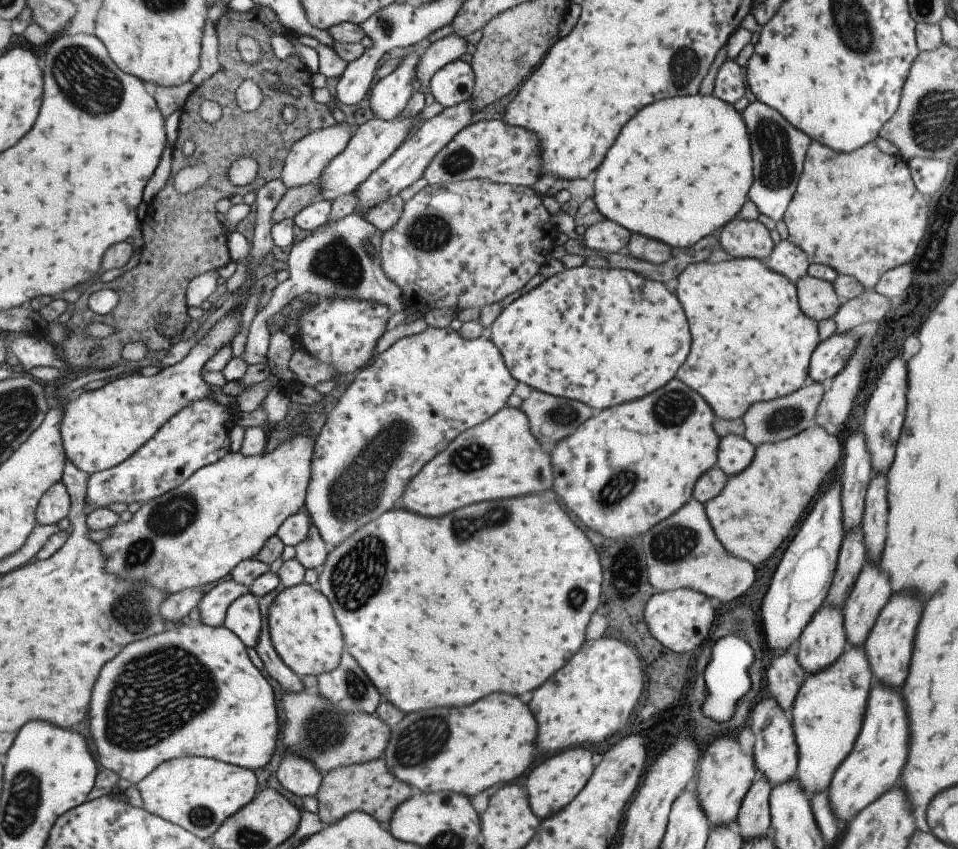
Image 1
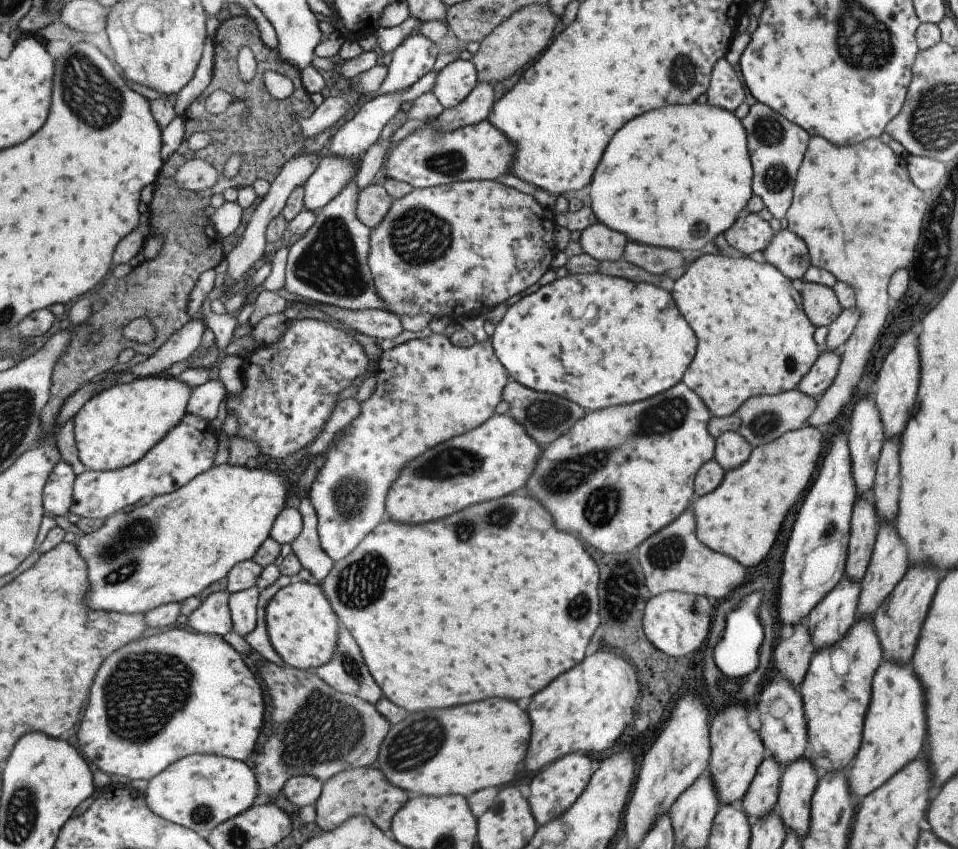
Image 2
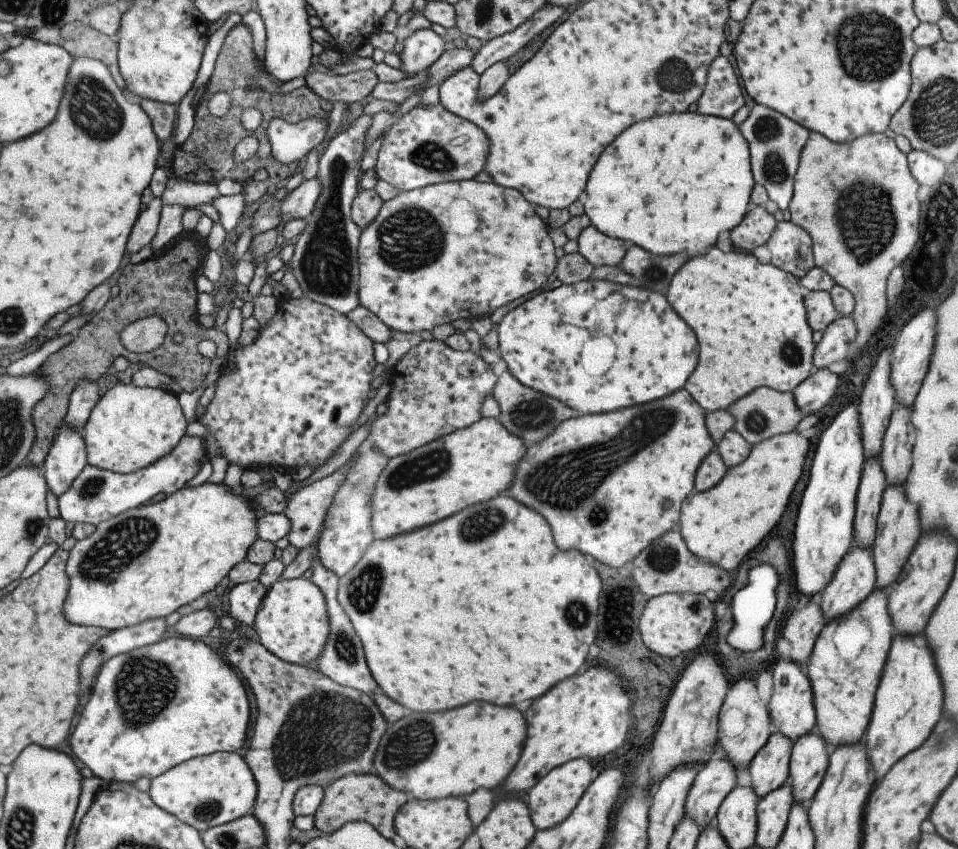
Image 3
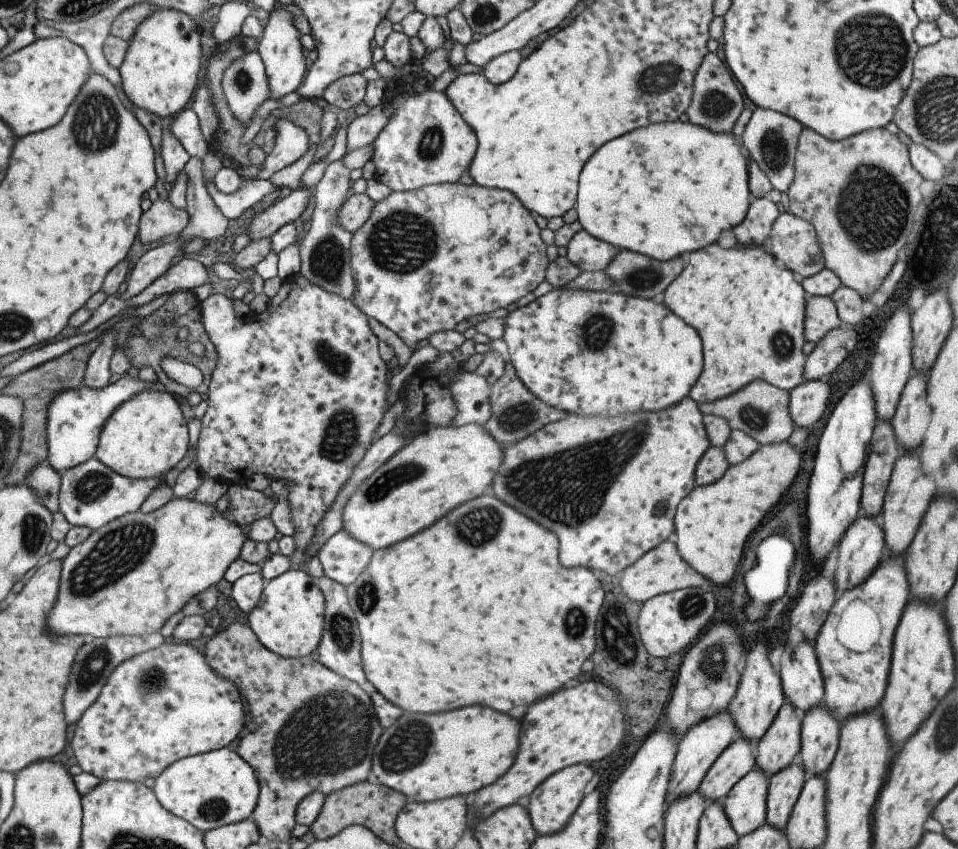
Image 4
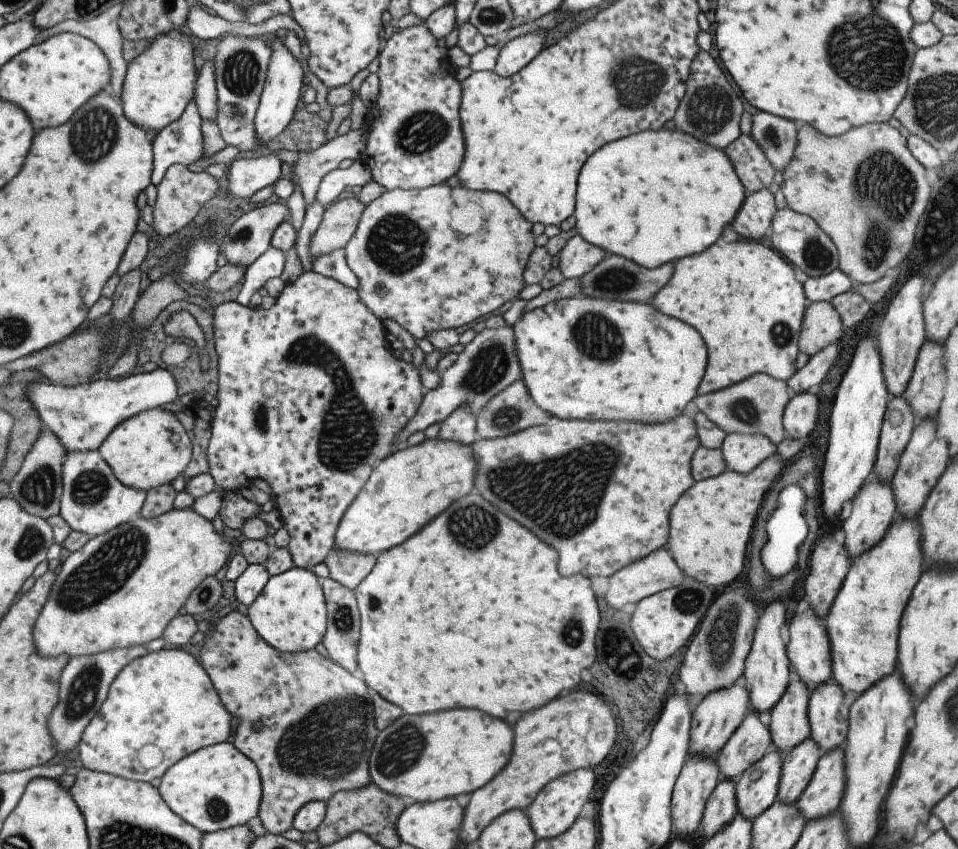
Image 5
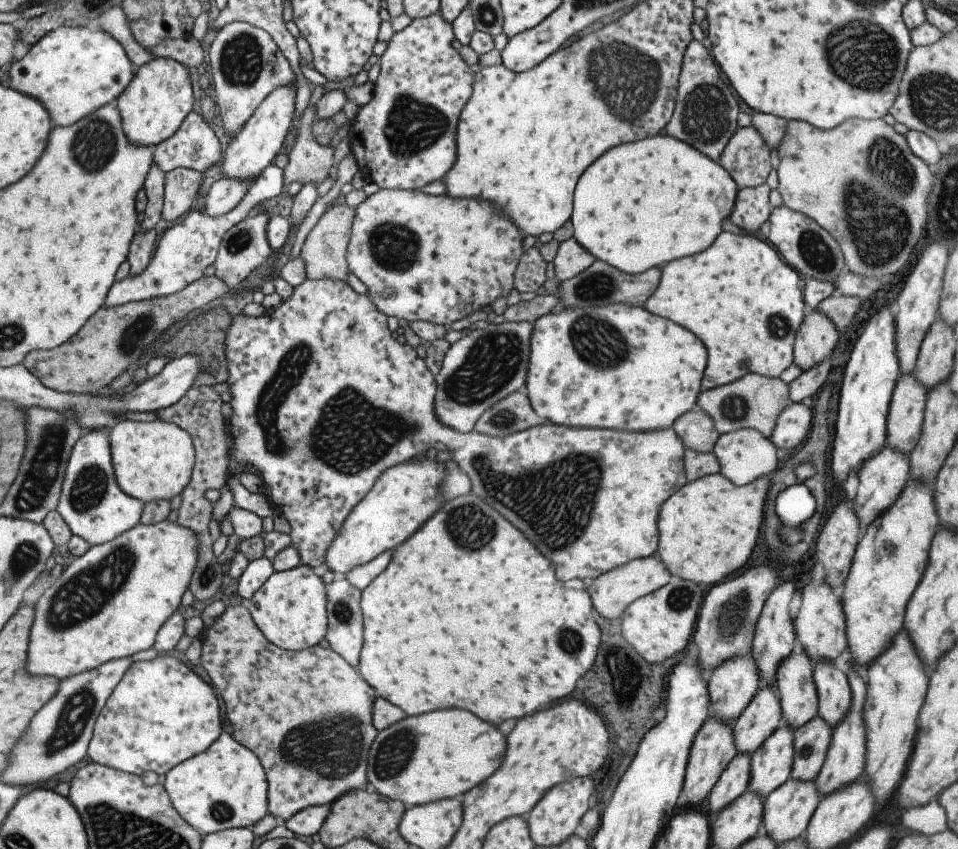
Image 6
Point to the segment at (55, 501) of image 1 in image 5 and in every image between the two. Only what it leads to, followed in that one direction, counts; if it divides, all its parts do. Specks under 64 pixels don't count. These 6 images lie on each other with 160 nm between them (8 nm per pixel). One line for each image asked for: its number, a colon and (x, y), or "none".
2: (56, 494)
3: (66, 456)
4: (74, 417)
5: (82, 416)

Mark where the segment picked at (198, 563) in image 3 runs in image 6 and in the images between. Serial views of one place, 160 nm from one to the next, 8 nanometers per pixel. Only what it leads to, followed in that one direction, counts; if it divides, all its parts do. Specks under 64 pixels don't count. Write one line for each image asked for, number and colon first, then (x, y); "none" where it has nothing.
4: (127, 577)
5: (94, 605)
6: (109, 603)

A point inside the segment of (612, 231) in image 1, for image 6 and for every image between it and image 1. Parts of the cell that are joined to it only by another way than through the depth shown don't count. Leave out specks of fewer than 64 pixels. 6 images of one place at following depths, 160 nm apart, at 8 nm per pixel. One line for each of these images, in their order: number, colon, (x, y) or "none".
2: (601, 243)
3: (598, 249)
4: (586, 252)
5: (576, 258)
6: (571, 258)

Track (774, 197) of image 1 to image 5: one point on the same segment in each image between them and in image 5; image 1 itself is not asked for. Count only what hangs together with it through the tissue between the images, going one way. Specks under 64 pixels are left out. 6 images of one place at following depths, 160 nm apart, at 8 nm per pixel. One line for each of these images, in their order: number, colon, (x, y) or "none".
2: (775, 146)
3: (774, 142)
4: (770, 138)
5: (776, 136)

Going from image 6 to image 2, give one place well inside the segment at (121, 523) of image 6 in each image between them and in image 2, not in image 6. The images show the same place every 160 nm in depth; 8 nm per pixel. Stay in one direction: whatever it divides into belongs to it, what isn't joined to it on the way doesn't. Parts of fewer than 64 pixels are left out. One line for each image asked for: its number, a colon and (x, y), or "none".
2: (186, 450)
3: (95, 495)
4: (90, 495)
5: (92, 501)

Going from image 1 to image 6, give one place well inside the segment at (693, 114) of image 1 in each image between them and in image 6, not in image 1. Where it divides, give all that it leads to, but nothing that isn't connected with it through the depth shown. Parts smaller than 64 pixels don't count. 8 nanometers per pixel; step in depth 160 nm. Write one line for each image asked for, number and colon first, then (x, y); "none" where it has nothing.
2: (677, 175)
3: (674, 181)
4: (667, 189)
5: (653, 197)
6: (640, 205)

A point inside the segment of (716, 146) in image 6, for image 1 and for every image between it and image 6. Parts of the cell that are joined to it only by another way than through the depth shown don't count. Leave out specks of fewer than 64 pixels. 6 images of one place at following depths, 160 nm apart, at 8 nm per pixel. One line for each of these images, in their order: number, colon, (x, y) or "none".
1: (728, 86)
2: (724, 91)
3: (721, 96)
4: (715, 103)
5: (710, 110)

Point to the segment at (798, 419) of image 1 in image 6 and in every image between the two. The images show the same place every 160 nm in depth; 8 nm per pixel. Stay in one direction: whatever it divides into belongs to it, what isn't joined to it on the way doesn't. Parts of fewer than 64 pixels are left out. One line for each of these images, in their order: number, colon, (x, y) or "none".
2: (763, 418)
3: (764, 412)
4: (760, 410)
5: (755, 405)
6: (753, 401)

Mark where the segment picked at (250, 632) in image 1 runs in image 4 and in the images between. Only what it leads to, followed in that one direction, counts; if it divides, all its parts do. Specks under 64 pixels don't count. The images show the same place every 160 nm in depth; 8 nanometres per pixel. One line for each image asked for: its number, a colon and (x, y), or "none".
2: (242, 604)
3: (243, 599)
4: (245, 591)

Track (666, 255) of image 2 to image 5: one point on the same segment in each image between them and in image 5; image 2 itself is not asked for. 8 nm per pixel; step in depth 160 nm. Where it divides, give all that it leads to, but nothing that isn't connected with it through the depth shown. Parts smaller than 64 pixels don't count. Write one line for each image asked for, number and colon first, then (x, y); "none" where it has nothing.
3: (652, 272)
4: (632, 274)
5: (613, 278)

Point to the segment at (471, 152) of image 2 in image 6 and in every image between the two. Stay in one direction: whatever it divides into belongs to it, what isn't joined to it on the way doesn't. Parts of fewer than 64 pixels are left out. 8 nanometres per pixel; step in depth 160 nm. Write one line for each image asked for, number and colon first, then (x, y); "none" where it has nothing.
3: (428, 145)
4: (425, 141)
5: (414, 140)
6: (404, 138)

